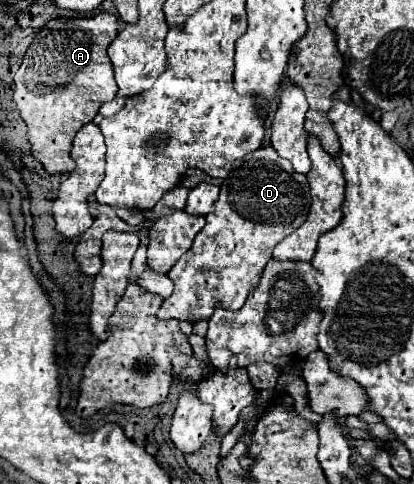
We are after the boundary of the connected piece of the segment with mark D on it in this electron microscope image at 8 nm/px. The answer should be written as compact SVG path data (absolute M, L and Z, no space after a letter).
M260 147L258 151L238 159L234 163L230 175L220 185L220 199L218 211L206 217L204 229L196 235L194 245L186 255L182 255L176 265L168 271L170 279L174 281L174 293L168 301L162 303L160 311L156 313L158 319L176 319L176 321L208 321L214 309L220 305L222 309L238 311L242 309L244 301L248 299L250 291L260 281L260 273L266 263L272 259L272 249L292 231L296 231L310 213L310 193L308 193L308 179L292 169L292 165L282 159L272 147Z

